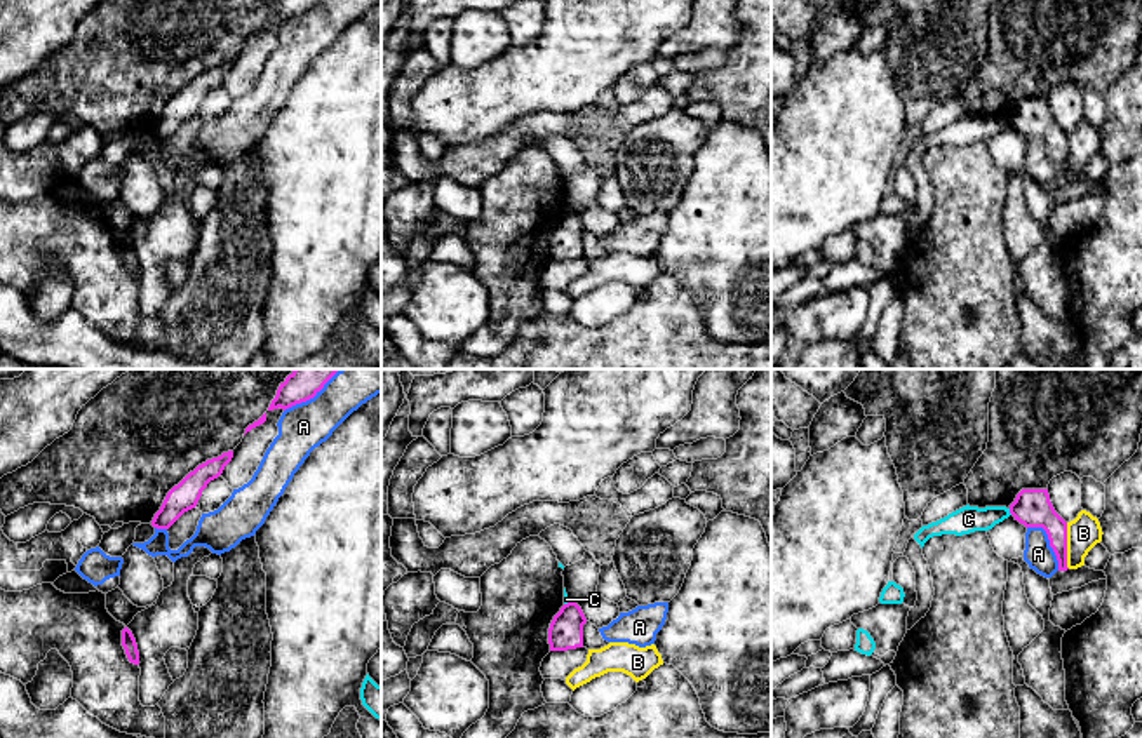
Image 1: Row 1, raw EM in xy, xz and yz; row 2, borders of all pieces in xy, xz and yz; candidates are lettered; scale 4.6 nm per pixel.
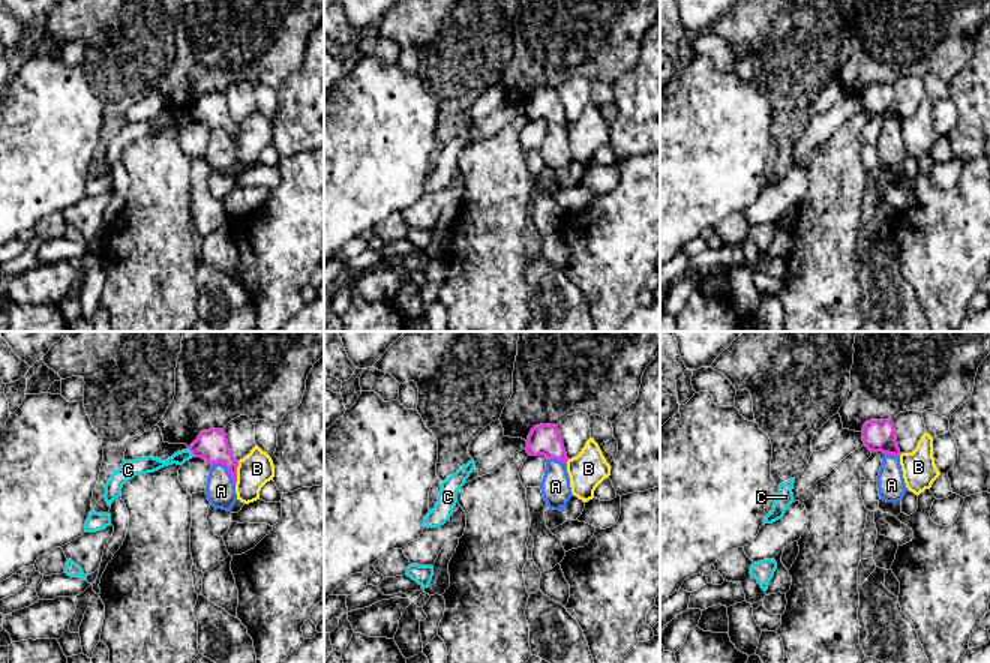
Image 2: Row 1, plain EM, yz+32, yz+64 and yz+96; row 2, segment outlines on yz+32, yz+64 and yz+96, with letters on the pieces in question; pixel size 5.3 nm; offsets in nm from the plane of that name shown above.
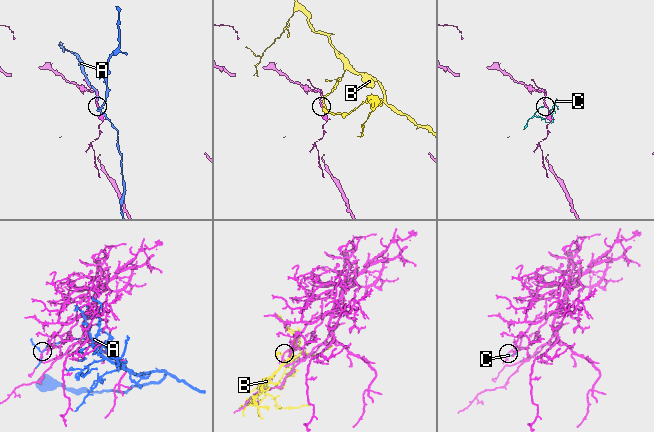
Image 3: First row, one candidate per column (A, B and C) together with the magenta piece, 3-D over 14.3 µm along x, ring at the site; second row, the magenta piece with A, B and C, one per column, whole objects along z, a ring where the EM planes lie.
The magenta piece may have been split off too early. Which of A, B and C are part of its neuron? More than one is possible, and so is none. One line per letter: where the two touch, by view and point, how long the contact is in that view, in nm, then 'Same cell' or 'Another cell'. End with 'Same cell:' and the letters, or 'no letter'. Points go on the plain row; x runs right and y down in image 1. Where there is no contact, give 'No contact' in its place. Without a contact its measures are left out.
A: Touches magenta at yz (1050, 152). Shared border 260 nm. Another cell
B: Touches magenta at yz (1066, 155). Shared border 220 nm. Another cell
C: Touches magenta at yz (1010, 122). Shared border 40 nm. Another cell
Same cell: no letter

